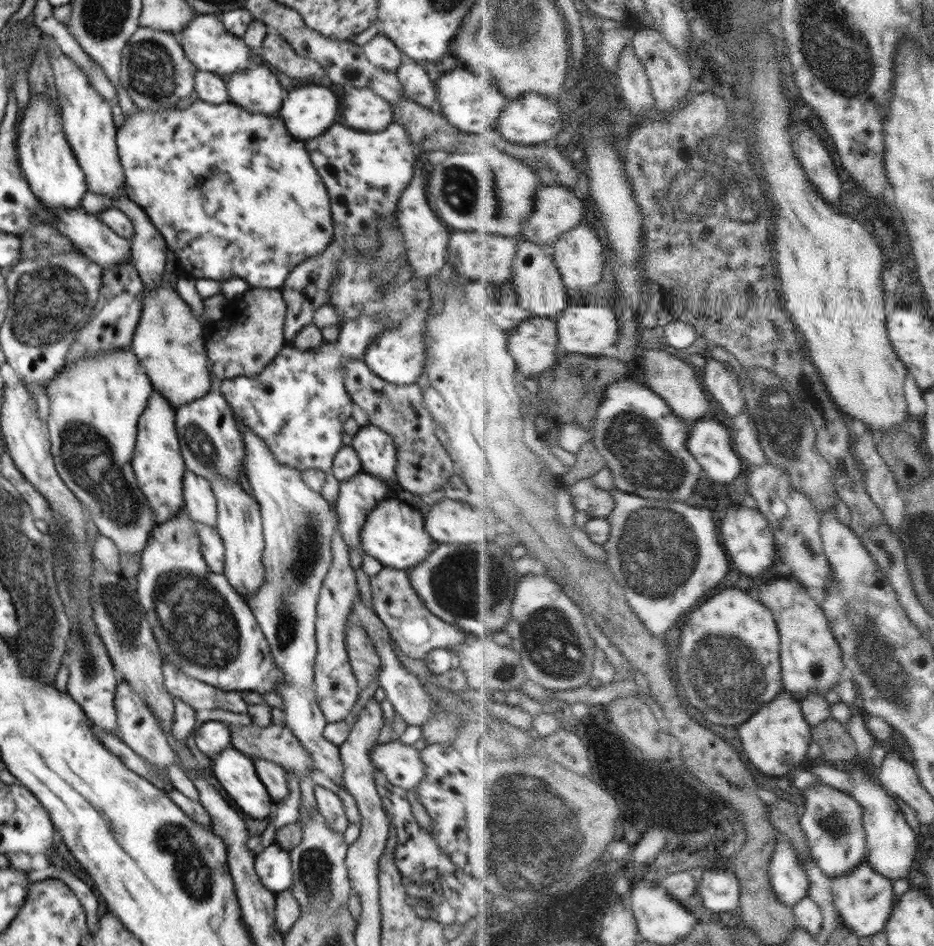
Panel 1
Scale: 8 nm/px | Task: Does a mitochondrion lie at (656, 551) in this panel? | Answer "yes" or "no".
yes

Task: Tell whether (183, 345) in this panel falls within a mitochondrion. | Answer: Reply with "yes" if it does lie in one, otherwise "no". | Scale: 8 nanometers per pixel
no

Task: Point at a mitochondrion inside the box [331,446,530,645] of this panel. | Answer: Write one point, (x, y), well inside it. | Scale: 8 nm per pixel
(463, 584)

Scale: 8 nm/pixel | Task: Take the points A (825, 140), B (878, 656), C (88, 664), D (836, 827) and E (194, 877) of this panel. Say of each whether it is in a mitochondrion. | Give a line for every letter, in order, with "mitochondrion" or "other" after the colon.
A: other
B: mitochondrion
C: mitochondrion
D: mitochondrion
E: mitochondrion

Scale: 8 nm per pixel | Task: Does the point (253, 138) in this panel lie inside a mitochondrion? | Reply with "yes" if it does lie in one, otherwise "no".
no

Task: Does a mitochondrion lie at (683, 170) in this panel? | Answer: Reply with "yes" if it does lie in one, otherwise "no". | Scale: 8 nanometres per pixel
yes

